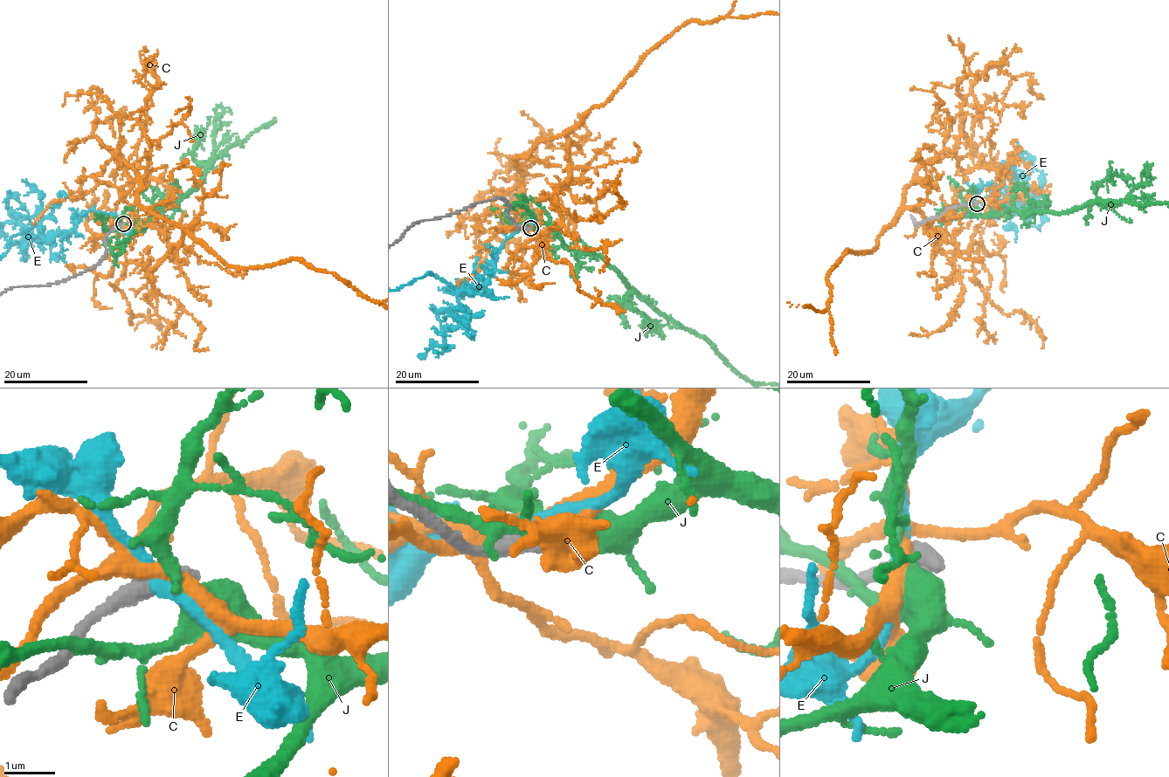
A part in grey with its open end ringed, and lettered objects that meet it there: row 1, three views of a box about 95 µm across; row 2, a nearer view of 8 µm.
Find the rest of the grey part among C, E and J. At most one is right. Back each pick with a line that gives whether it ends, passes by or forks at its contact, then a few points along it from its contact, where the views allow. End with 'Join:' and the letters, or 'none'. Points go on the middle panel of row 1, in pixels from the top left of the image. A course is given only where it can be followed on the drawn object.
Join: none

